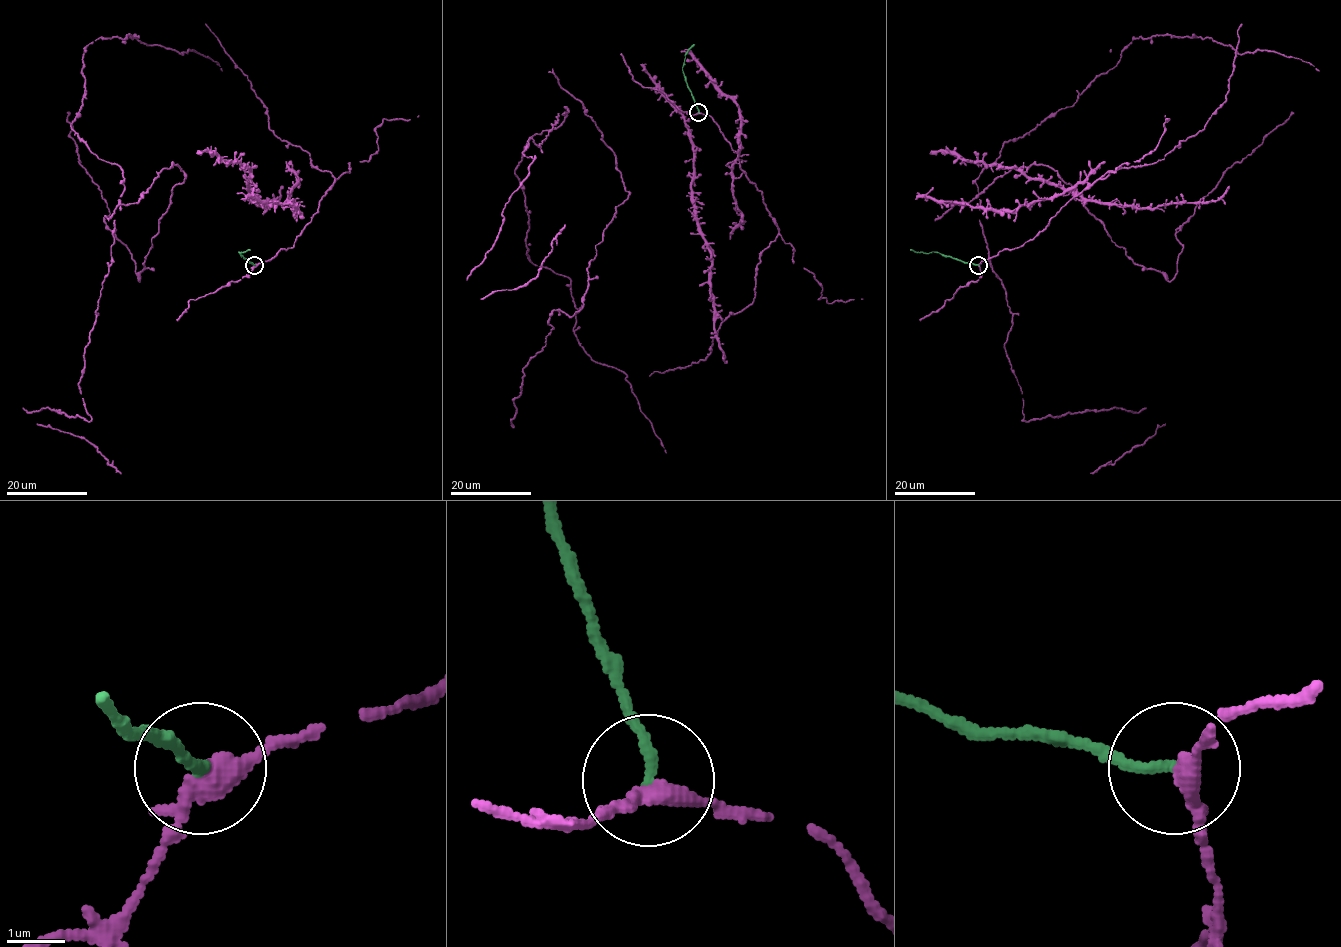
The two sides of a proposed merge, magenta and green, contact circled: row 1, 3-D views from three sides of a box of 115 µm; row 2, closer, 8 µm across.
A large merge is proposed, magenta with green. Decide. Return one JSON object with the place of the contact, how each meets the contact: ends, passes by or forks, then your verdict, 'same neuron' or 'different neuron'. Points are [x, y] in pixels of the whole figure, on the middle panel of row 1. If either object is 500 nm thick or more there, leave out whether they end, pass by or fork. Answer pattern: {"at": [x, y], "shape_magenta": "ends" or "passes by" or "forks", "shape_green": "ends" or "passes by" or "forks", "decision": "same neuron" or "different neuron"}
{"at": [698, 112], "shape_magenta": "passes by", "shape_green": "ends", "decision": "different neuron"}

